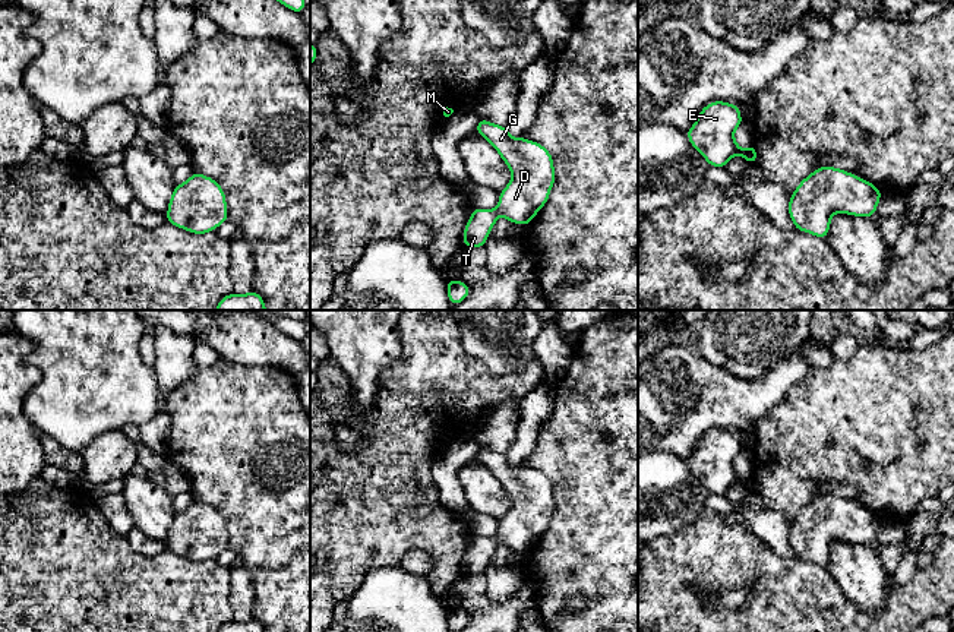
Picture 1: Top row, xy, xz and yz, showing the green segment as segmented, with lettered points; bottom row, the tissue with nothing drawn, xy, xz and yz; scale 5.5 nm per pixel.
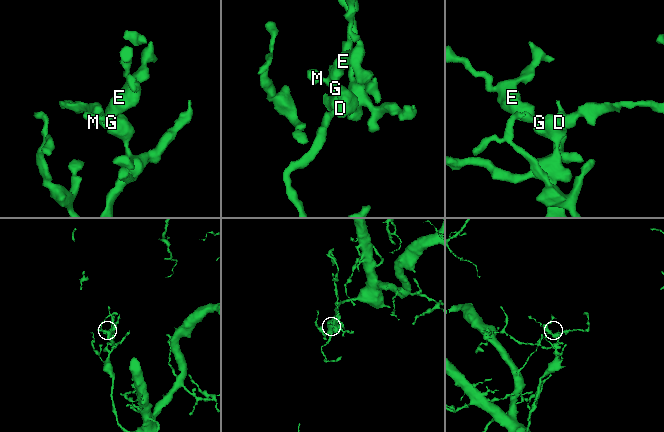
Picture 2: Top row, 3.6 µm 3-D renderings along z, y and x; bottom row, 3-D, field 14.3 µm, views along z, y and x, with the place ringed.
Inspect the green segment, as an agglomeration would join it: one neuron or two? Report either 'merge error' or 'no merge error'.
no merge error

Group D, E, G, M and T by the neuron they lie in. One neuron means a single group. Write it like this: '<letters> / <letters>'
D E G M T

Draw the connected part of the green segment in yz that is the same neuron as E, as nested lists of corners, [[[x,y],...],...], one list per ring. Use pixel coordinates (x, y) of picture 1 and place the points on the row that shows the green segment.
[[[713,101],[701,110],[686,136],[711,167],[724,168],[735,155],[742,155],[748,164],[756,164],[755,145],[743,149],[735,140],[735,130],[742,123],[740,107]]]

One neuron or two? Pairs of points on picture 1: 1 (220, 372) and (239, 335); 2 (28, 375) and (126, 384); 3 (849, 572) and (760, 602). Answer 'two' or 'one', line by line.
1: two
2: two
3: two

